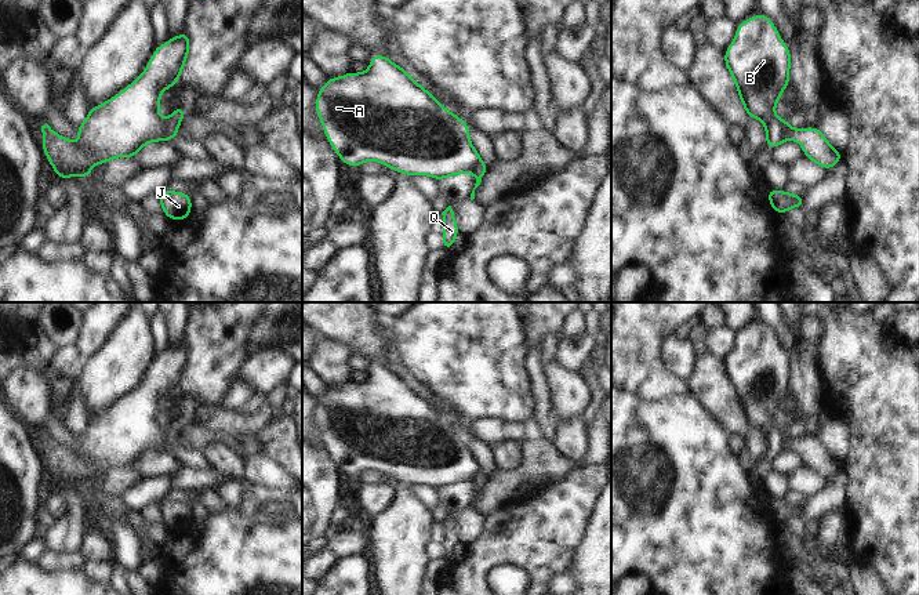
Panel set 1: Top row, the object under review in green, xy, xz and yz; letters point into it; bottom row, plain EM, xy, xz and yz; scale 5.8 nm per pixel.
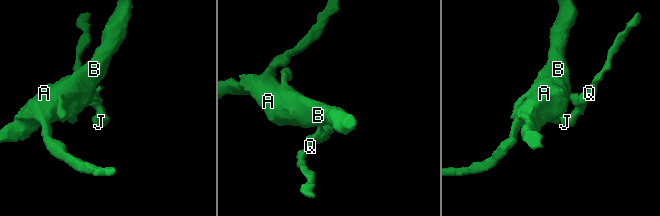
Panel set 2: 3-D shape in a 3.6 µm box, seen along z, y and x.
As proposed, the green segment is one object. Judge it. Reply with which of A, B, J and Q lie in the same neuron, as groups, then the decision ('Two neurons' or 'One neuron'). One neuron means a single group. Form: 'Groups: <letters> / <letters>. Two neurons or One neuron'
Groups: A B / J Q. Two neurons

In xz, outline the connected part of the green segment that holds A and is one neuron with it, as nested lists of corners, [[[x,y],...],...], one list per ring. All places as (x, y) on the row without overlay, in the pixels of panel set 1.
[[[373,363],[364,382],[350,380],[341,387],[328,387],[317,399],[316,422],[331,457],[341,471],[350,476],[360,476],[364,471],[374,469],[400,483],[429,485],[440,490],[472,482],[473,475],[480,469],[479,461],[469,449],[471,436],[385,364]]]

